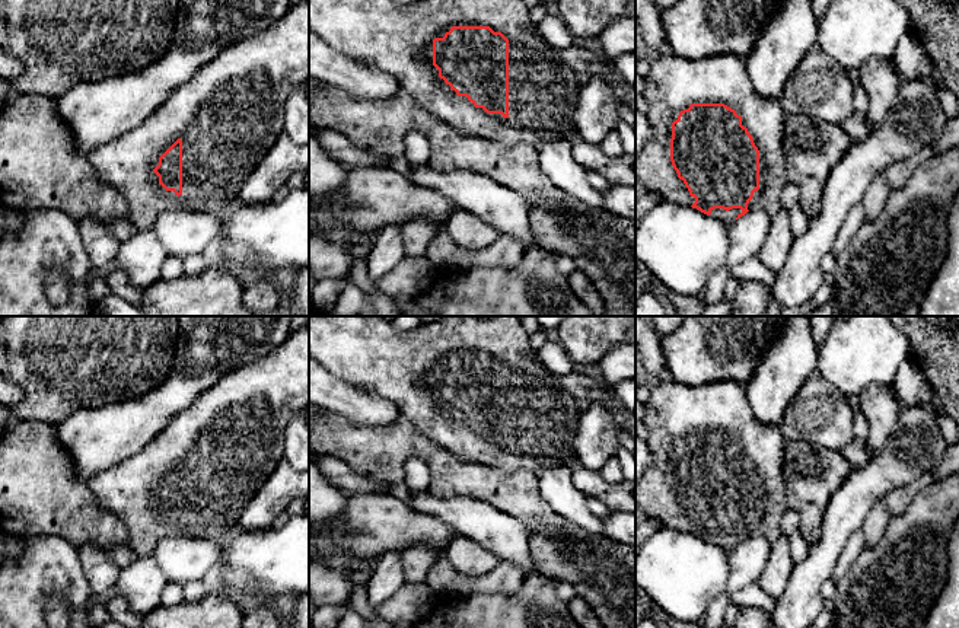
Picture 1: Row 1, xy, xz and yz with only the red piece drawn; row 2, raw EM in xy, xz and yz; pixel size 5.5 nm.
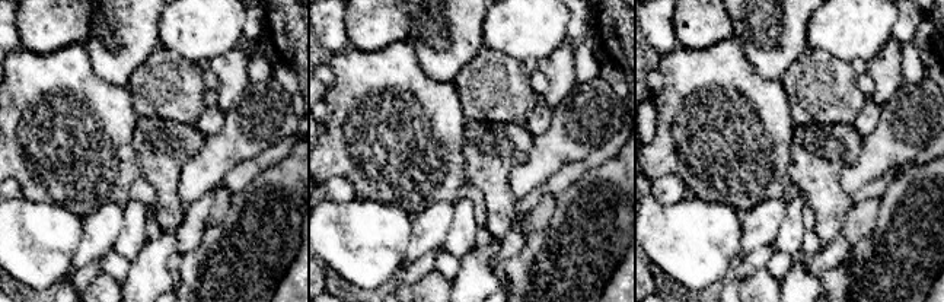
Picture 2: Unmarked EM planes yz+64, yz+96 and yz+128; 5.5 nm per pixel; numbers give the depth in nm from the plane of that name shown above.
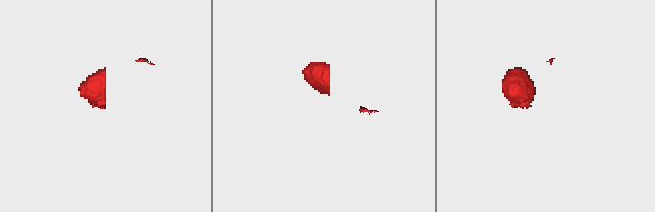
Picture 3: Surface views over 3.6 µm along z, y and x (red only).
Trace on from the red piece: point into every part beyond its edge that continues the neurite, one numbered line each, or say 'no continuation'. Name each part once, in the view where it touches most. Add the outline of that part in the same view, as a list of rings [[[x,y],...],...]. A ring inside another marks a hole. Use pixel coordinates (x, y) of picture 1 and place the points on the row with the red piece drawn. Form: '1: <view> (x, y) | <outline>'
1: xz (397, 38) | [[[309,0],[309,28],[334,50],[394,76],[421,108],[443,119],[463,136],[500,141],[504,146],[528,144],[539,149],[555,140],[574,141],[579,133],[574,112],[580,86],[577,71],[560,58],[560,50],[549,47],[532,29],[531,10],[523,0],[418,0],[399,4],[395,0]],[[452,26],[490,26],[509,39],[509,117],[487,114],[475,108],[466,96],[458,96],[433,66],[433,39],[443,38]]]

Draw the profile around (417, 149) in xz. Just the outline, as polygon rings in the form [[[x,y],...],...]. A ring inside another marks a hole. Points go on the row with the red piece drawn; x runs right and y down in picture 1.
[[[410,131],[405,136],[404,154],[412,169],[426,166],[431,154],[431,147],[427,137],[418,131]]]

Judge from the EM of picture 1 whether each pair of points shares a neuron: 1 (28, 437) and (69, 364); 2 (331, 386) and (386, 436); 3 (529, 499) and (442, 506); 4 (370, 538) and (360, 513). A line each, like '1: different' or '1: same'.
1: different
2: different
3: different
4: same

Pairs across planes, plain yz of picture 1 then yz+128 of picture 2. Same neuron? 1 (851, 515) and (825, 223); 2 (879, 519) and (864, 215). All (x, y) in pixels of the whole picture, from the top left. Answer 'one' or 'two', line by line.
1: two
2: one

